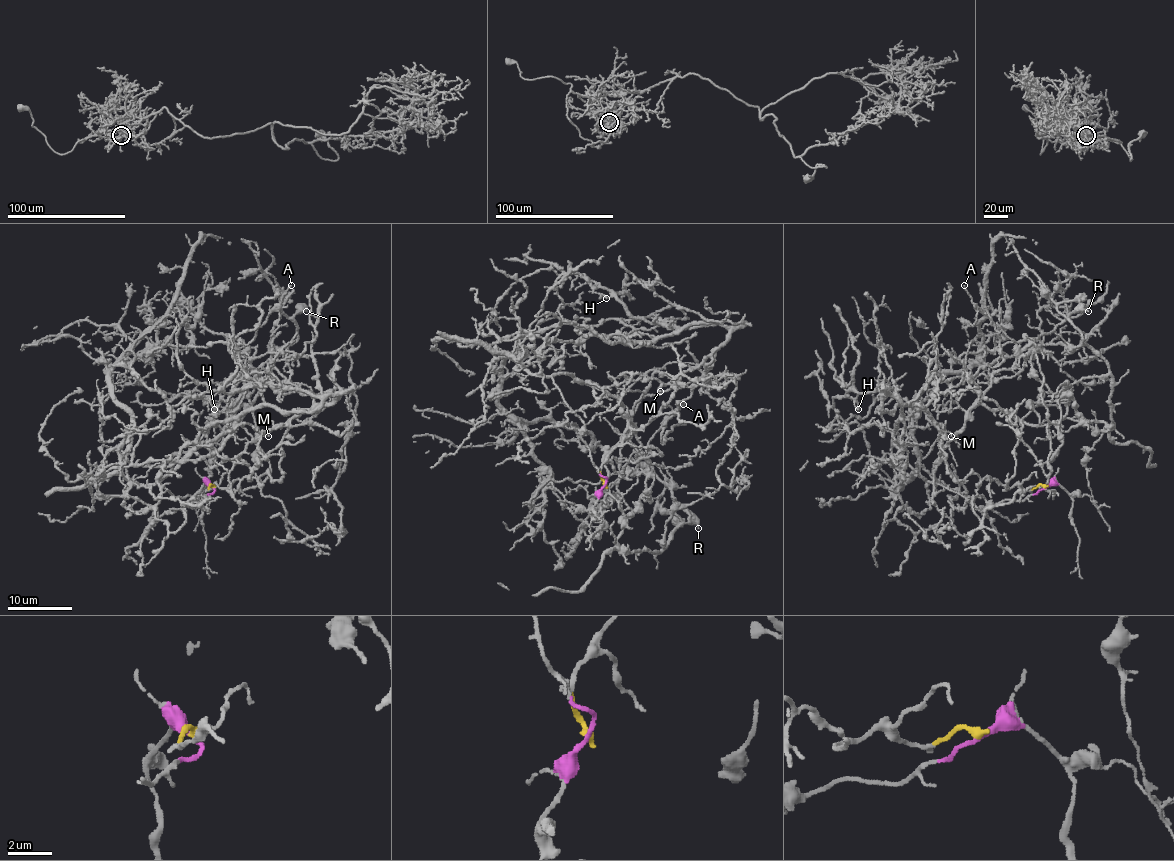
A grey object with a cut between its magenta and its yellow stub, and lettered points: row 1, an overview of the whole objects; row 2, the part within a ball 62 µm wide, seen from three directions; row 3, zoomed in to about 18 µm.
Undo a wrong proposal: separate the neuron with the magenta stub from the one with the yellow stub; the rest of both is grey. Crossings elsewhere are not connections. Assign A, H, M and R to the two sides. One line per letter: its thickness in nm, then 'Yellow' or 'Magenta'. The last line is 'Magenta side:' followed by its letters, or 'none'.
A: Thickness 110 nm. Magenta
H: Thickness 150 nm. Yellow
M: Thickness 130 nm. Yellow
R: Thickness 150 nm. Magenta
Magenta side: A, R

